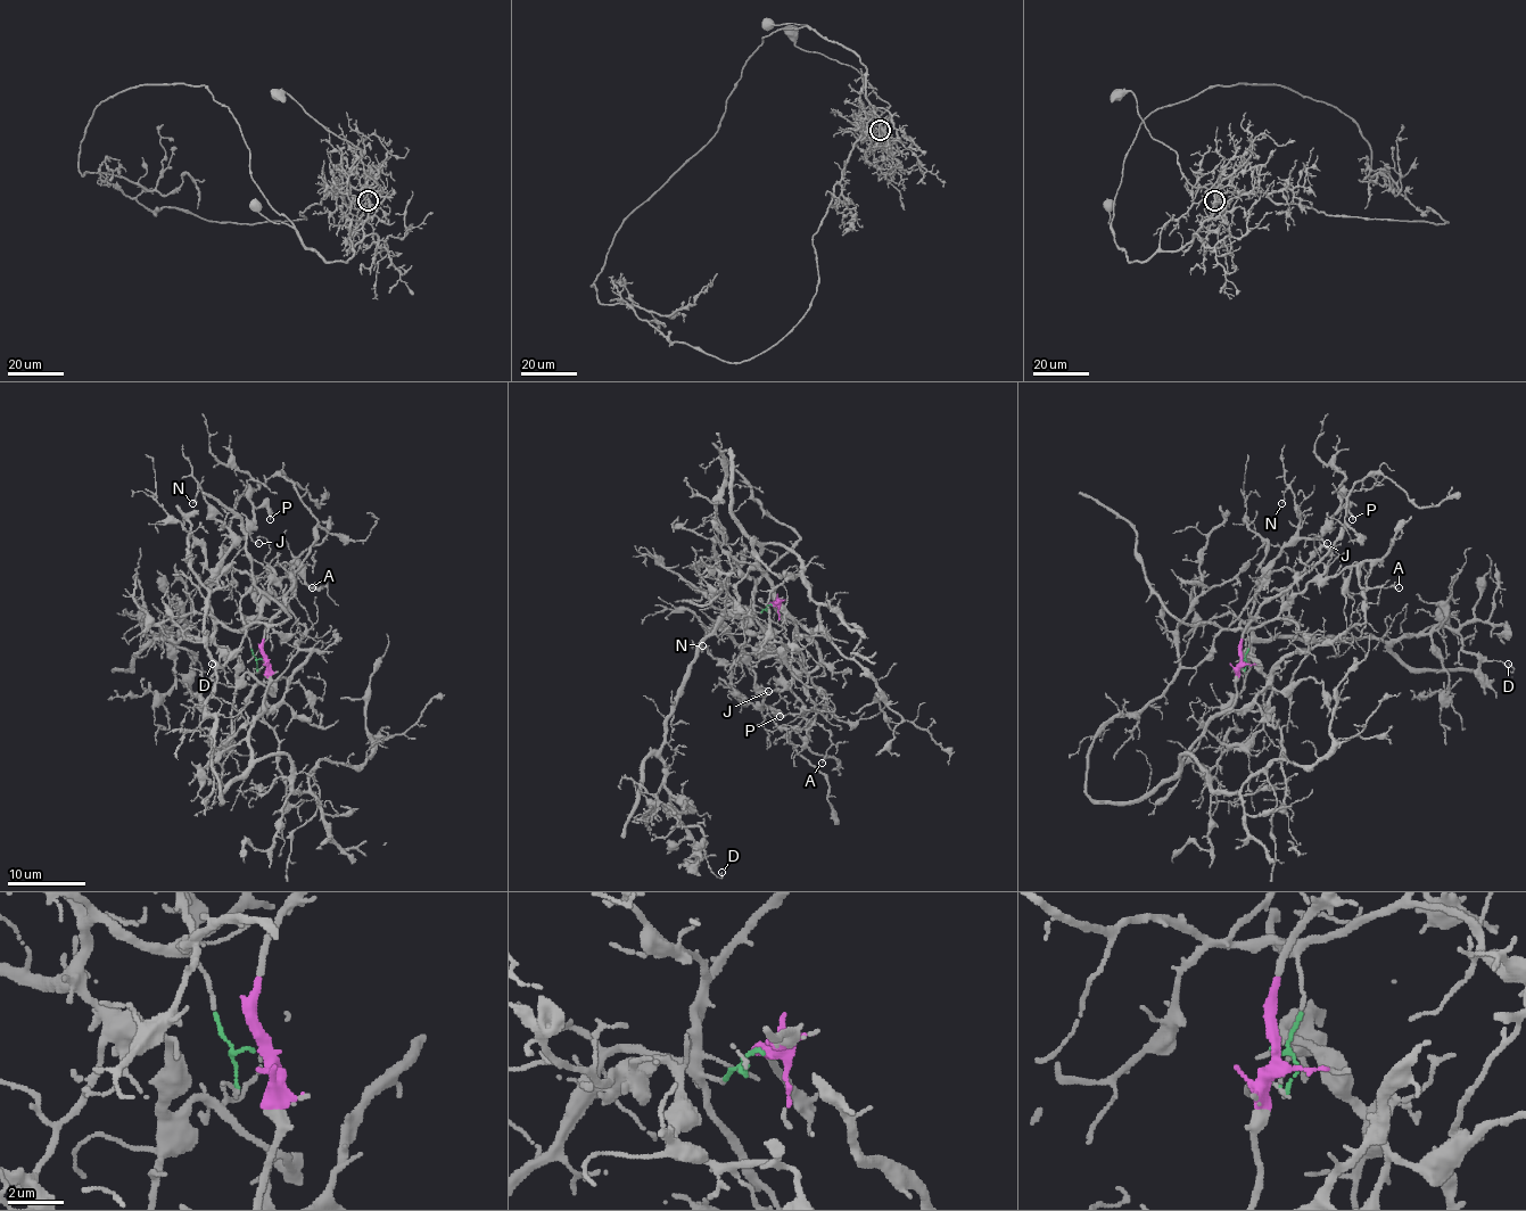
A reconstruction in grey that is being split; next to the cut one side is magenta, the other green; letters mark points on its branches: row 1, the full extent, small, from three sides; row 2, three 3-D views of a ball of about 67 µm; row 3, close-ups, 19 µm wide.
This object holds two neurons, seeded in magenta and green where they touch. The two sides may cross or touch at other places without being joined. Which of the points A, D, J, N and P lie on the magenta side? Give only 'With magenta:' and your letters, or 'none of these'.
With magenta: none of these

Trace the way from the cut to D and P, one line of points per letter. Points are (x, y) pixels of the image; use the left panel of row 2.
D: (262, 659), (244, 633), (220, 624), (206, 639), (157, 637), (151, 643), (162, 625), (206, 673), (212, 662)
P: (262, 659), (244, 633), (212, 616), (208, 581), (257, 508), (269, 519)

